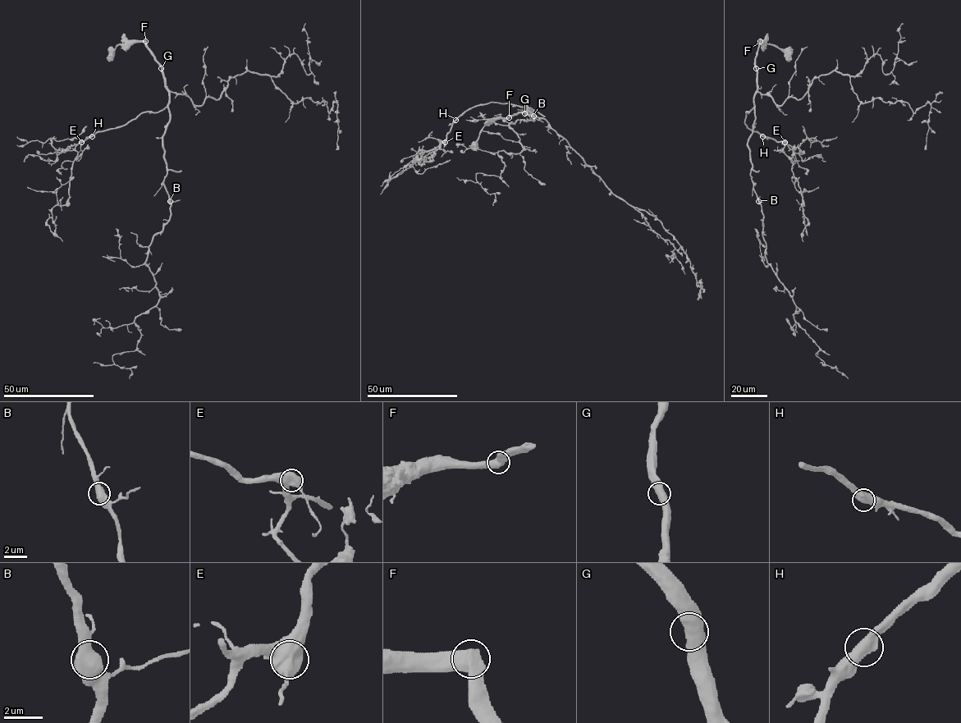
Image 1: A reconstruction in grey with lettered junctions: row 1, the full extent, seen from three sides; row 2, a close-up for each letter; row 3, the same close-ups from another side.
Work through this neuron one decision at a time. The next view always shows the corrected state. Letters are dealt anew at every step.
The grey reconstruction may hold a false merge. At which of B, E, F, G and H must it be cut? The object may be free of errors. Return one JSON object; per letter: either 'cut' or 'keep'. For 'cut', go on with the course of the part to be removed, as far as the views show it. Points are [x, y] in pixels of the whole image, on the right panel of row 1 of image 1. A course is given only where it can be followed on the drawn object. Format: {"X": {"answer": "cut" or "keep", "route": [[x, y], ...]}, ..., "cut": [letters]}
{"B": {"answer": "keep"}, "E": {"answer": "keep"}, "F": {"answer": "cut", "route": [[760, 41], [778, 47], [789, 61]]}, "G": {"answer": "keep"}, "H": {"answer": "keep"}, "cut": ["F"]}

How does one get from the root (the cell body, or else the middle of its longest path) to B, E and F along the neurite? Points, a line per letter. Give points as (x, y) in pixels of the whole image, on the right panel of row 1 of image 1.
B: (755, 116), (748, 148), (752, 166), (750, 176), (758, 201)
E: (755, 116), (754, 107), (746, 112), (745, 123), (748, 129), (777, 141), (784, 142)
F: (755, 116), (755, 57), (760, 41)

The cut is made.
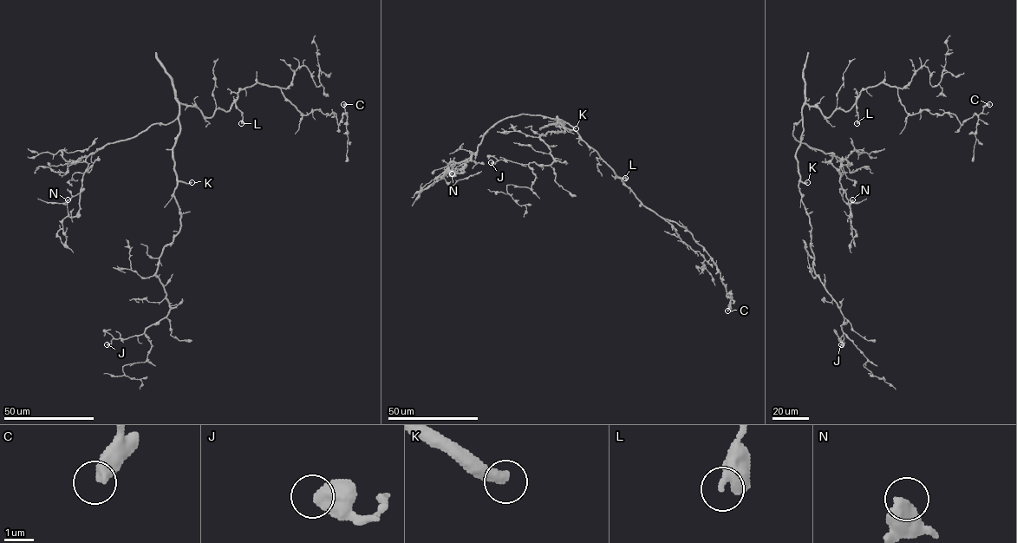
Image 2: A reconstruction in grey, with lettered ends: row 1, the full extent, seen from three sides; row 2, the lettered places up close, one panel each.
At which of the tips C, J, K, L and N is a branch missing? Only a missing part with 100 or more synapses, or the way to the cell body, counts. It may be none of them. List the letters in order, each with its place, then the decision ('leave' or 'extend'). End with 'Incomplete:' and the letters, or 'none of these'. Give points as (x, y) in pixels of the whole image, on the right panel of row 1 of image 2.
C: place (989, 104); leave
J: place (841, 344); leave
K: place (807, 182); extend
L: place (857, 123); leave
N: place (852, 199); leave
Incomplete: K

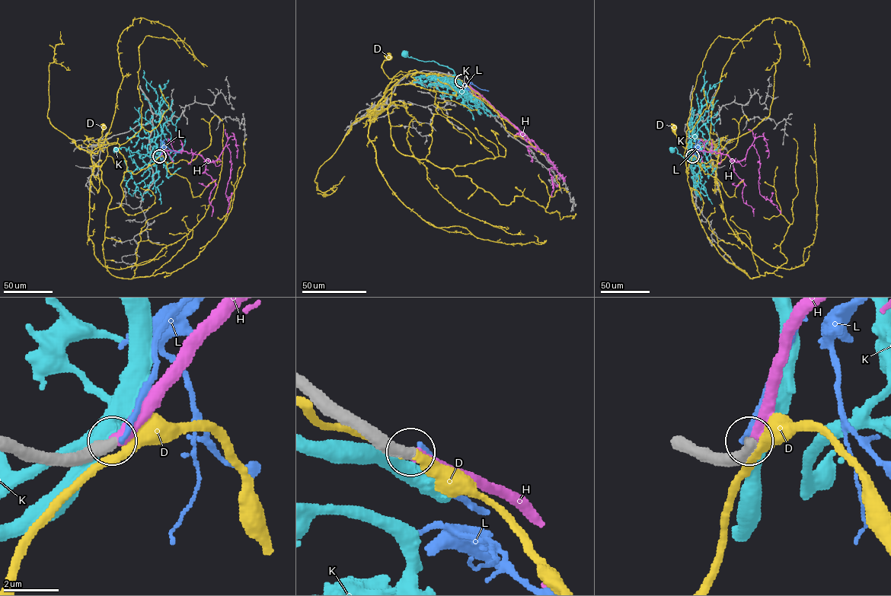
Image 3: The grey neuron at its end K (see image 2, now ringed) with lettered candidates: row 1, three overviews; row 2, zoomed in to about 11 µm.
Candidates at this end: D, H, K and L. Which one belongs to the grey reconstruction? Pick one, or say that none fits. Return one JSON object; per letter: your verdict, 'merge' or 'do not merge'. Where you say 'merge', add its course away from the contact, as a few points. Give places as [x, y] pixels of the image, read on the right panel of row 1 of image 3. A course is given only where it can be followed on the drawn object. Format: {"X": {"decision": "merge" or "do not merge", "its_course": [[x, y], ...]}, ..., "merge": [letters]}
{"D": {"decision": "do not merge"}, "H": {"decision": "merge", "its_course": [[692, 156], [696, 150], [714, 151], [736, 162], [752, 145], [760, 163], [759, 193], [780, 213]]}, "K": {"decision": "do not merge"}, "L": {"decision": "do not merge"}, "merge": ["H"]}

